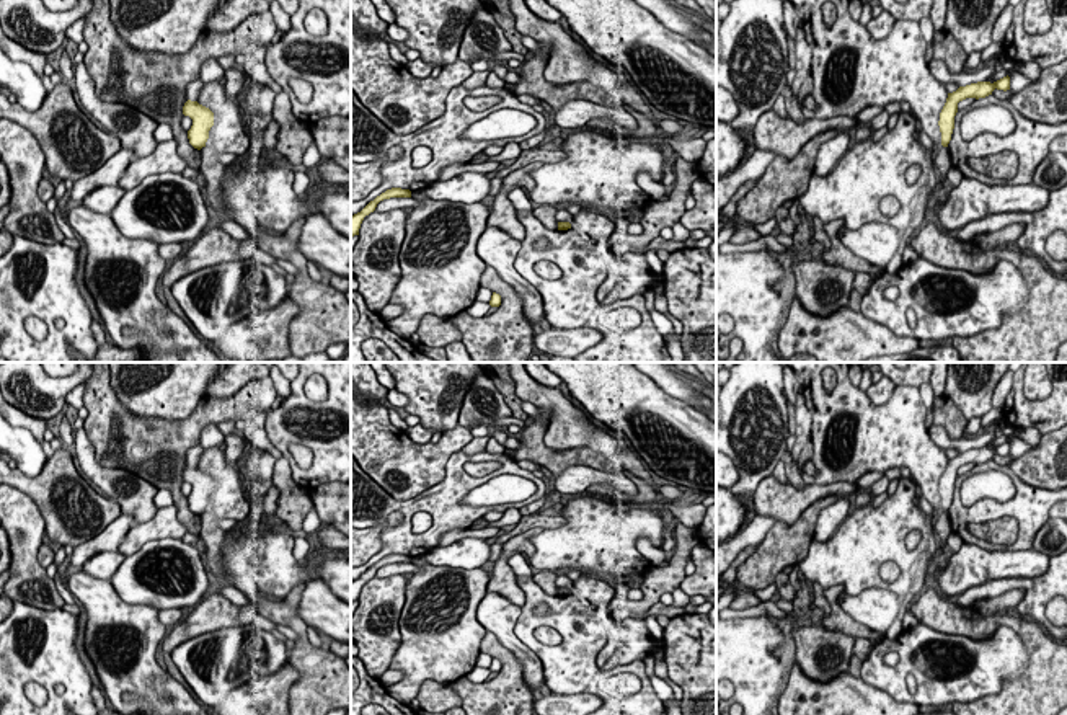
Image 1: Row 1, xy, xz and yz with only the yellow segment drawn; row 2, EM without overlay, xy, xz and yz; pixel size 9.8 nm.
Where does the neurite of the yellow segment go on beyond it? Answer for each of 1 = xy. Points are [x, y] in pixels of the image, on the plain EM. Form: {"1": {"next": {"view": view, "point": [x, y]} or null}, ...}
{"1": {"next": null}}

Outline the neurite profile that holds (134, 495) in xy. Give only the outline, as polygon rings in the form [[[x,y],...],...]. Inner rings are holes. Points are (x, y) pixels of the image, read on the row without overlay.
[[[85,428],[75,429],[73,442],[82,475],[98,485],[106,498],[114,500],[124,514],[132,516],[135,524],[147,522],[157,514],[158,508],[153,503],[157,486],[124,469],[100,465]]]

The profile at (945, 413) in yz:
[[[946,395],[933,397],[933,424],[943,426],[950,439],[964,437],[967,420],[963,411]]]

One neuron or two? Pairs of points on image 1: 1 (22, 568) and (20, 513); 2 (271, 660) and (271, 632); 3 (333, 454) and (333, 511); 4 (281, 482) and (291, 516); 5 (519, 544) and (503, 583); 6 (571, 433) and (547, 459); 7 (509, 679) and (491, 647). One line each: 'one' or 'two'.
1: one
2: one
3: two
4: one
5: one
6: two
7: one

